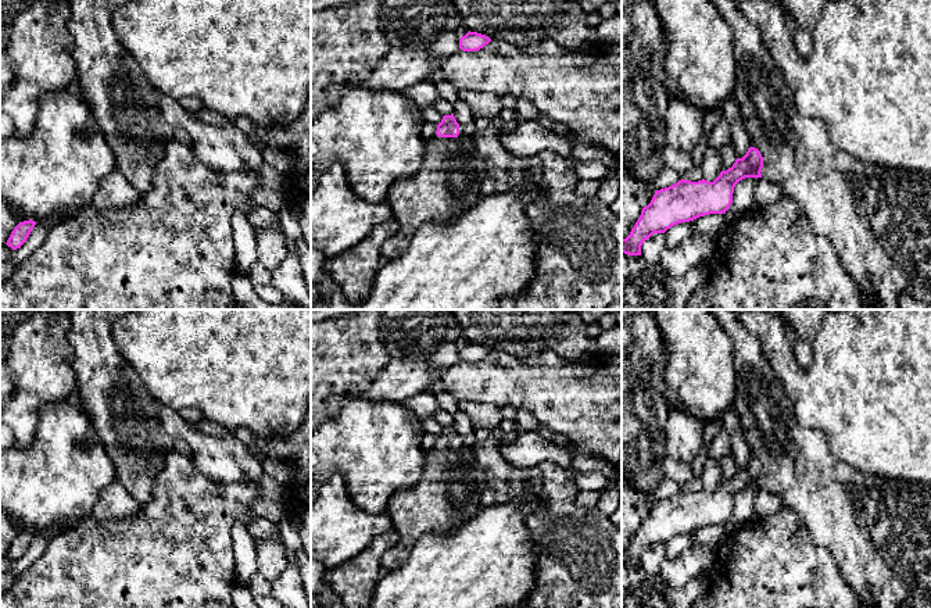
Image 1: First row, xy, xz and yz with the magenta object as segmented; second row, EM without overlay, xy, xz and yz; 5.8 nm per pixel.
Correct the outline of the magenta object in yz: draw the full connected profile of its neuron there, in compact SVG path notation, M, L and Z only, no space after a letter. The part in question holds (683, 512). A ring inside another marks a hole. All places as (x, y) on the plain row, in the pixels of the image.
M710 310L734 343L734 407L752 457L713 493L681 490L656 501L630 546L622 550L622 564L641 566L642 554L654 544L703 526L726 525L740 491L763 489L778 494L783 507L799 516L812 543L832 554L862 608L931 608L931 484L866 475L838 459L821 432L802 428L763 357L760 340L740 322L742 311Z

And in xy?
M29 530L29 532L24 532L19 533L14 541L11 543L8 551L7 551L7 557L11 558L12 561L19 559L26 550L29 548L32 540L35 539L36 533Z

